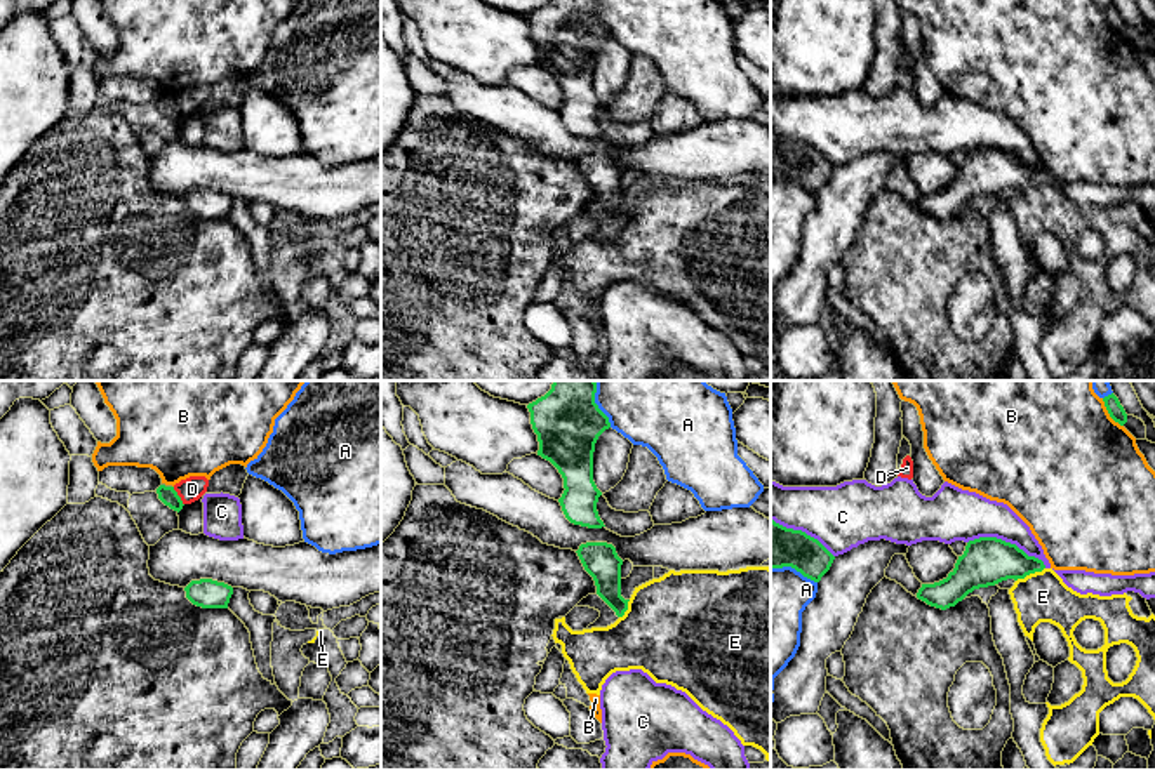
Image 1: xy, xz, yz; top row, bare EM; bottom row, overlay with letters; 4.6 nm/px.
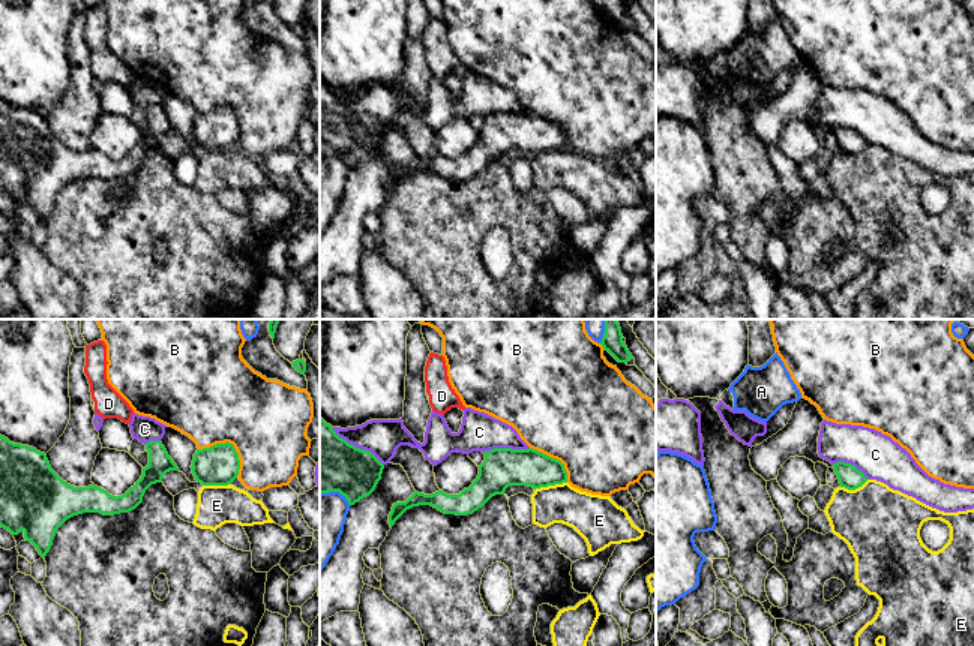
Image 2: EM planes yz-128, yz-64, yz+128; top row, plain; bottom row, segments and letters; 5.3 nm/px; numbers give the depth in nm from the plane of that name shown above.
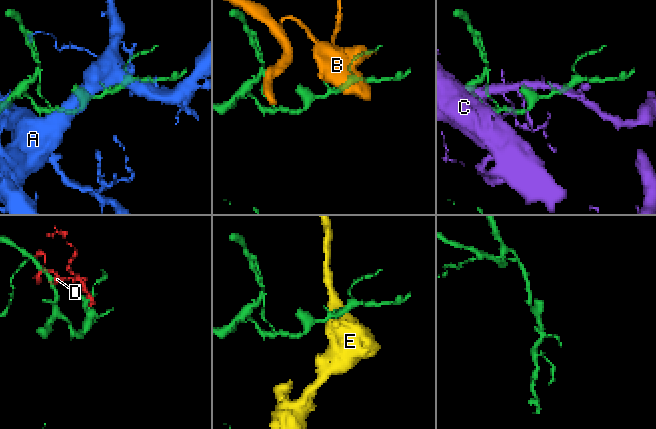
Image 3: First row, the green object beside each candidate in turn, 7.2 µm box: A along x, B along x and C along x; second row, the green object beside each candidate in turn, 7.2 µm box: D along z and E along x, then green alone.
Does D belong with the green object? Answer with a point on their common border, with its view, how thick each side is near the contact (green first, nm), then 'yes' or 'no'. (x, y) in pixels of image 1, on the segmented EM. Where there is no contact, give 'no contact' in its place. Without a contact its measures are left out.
xy (178, 496) | 80/110 nm | no

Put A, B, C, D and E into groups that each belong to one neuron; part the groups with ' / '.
A D / B / C / E

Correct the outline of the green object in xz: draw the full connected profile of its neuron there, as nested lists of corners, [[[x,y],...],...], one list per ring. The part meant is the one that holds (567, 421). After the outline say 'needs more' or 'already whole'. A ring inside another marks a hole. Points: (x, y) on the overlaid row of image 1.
[[[553,381],[551,389],[529,403],[531,424],[537,435],[537,455],[550,461],[564,478],[564,494],[558,499],[565,518],[581,527],[605,527],[597,502],[602,492],[593,481],[593,452],[598,436],[611,428],[609,417],[595,403],[595,381]]]; already whole

